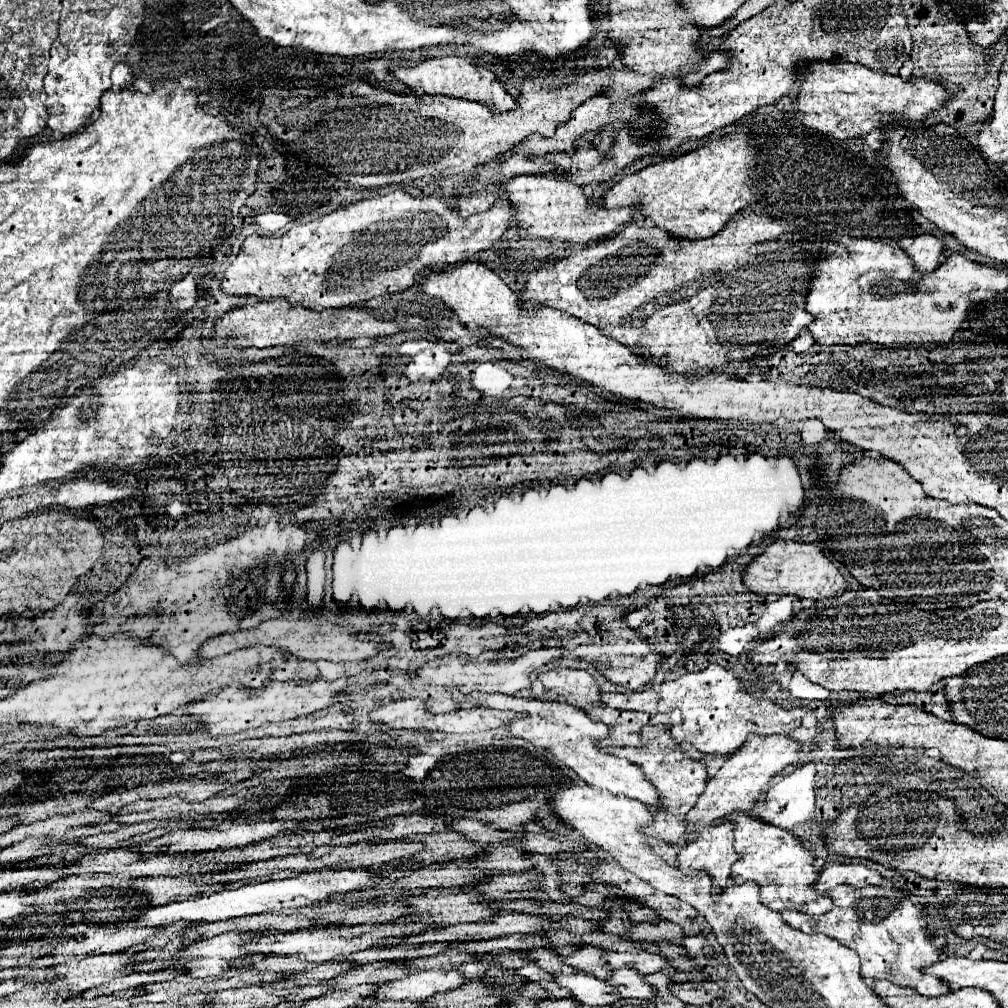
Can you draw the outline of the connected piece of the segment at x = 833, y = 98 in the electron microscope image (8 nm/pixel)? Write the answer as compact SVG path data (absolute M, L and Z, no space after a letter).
M814 62L810 72L800 80L794 112L804 126L844 140L866 136L868 132L882 128L886 116L904 116L912 122L924 120L928 114L944 106L946 96L946 88L930 78L902 80L900 74L874 72L862 64Z

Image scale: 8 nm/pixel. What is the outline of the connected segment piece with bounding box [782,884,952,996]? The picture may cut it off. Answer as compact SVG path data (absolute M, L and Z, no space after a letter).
M840 884L834 890L826 892L834 900L834 908L822 916L810 916L804 912L784 910L782 918L790 926L810 934L810 928L816 926L816 932L836 938L844 946L858 952L862 962L862 976L872 980L890 980L898 986L910 986L922 992L924 996L944 996L950 994L950 984L942 984L936 976L926 974L926 966L934 964L942 956L942 948L934 944L932 930L926 922L926 908L912 900L912 894L904 888L888 886L866 886L854 888L850 884Z

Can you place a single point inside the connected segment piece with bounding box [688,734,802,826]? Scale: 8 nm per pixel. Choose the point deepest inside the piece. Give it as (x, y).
(738, 786)

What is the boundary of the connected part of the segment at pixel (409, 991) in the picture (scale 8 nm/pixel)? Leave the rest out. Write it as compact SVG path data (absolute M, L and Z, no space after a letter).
M422 970L402 980L386 982L374 996L388 1000L426 1000L434 994L458 990L462 984L466 984L466 978L460 970Z

